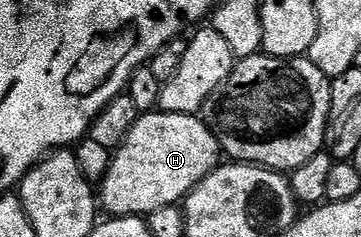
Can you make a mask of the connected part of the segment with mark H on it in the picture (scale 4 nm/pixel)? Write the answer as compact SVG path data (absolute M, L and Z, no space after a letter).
M155 110L139 115L136 126L128 134L128 138L122 143L110 157L110 169L100 182L100 204L103 209L110 211L111 217L137 216L149 217L150 213L161 208L175 207L179 202L185 201L190 191L205 178L209 172L219 167L220 149L218 140L212 134L212 130L206 121L197 115L168 114L161 110Z

